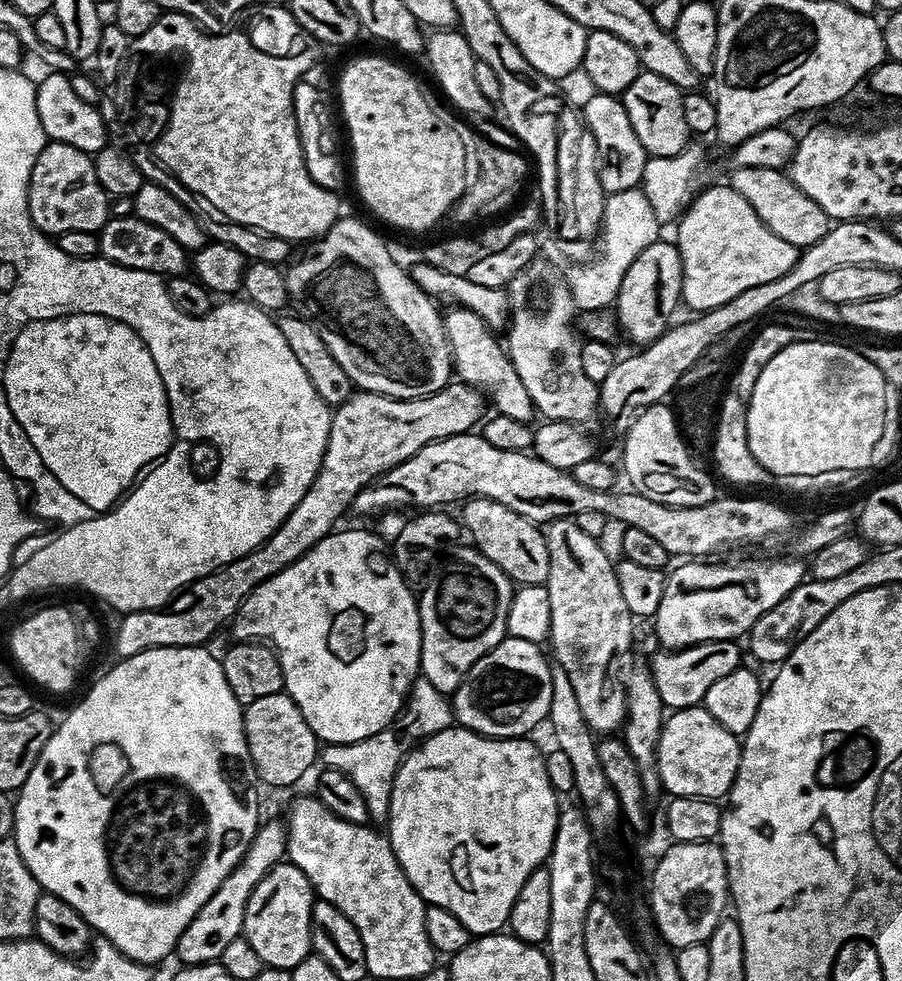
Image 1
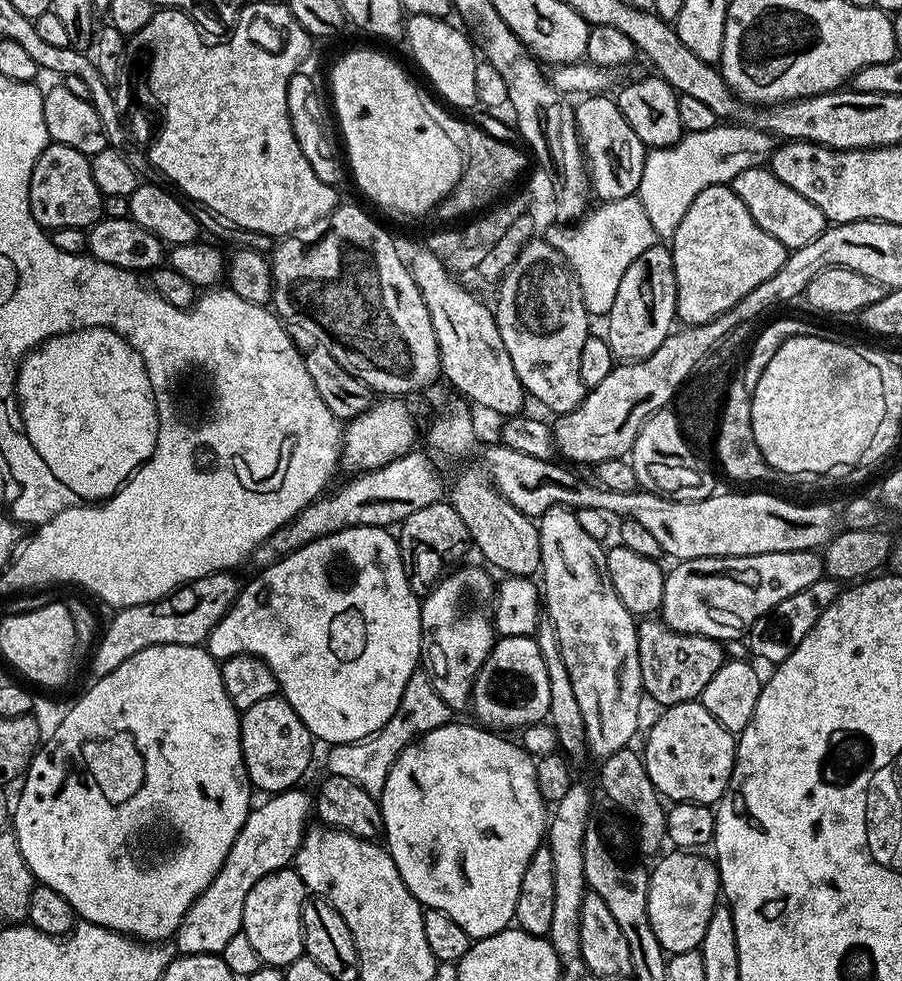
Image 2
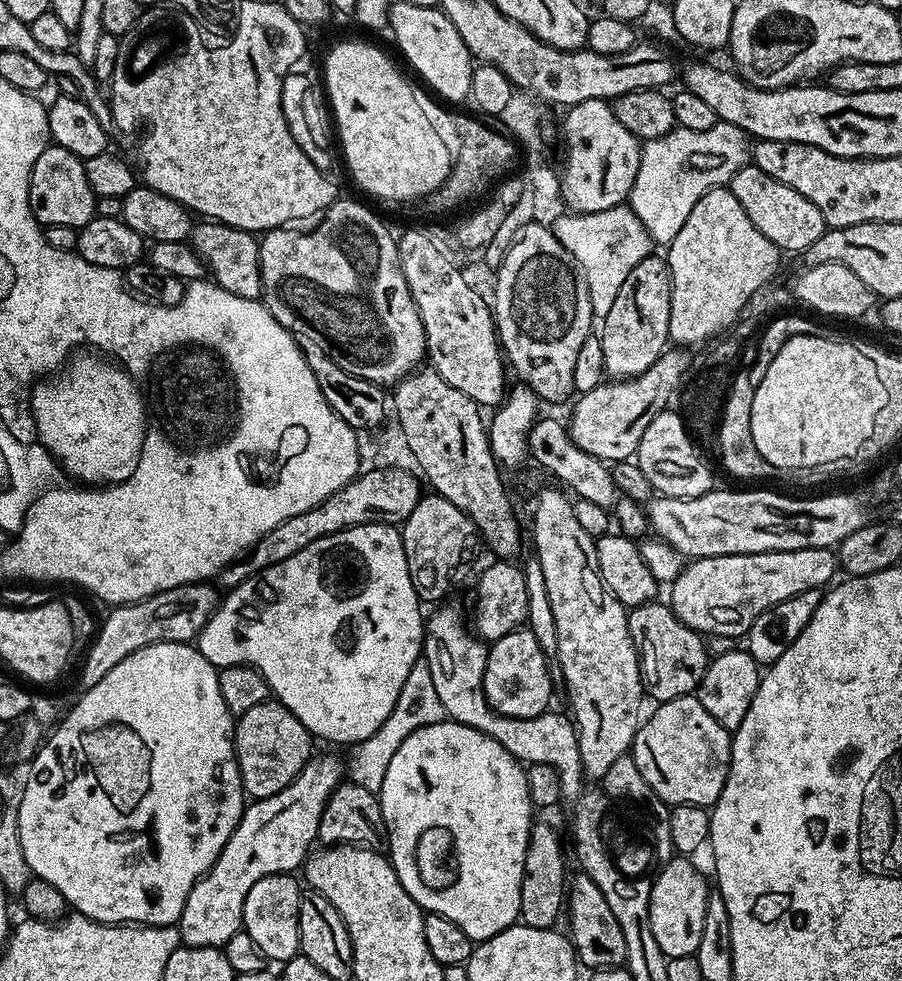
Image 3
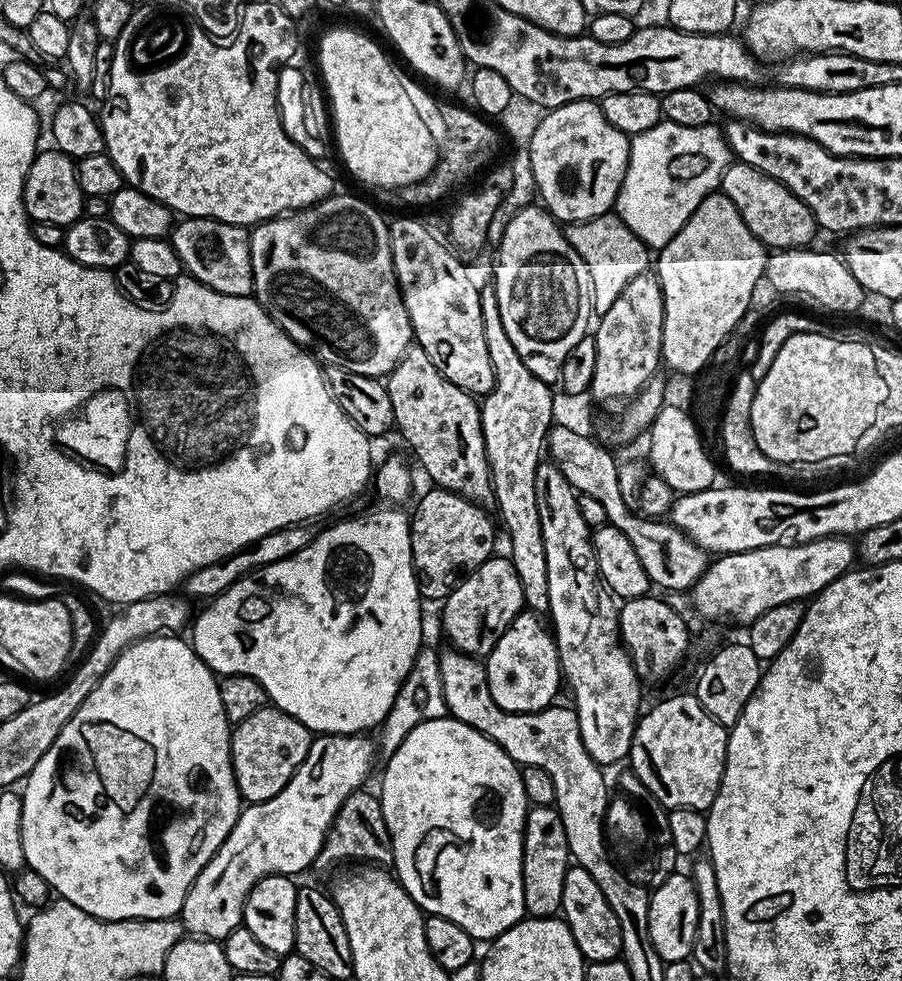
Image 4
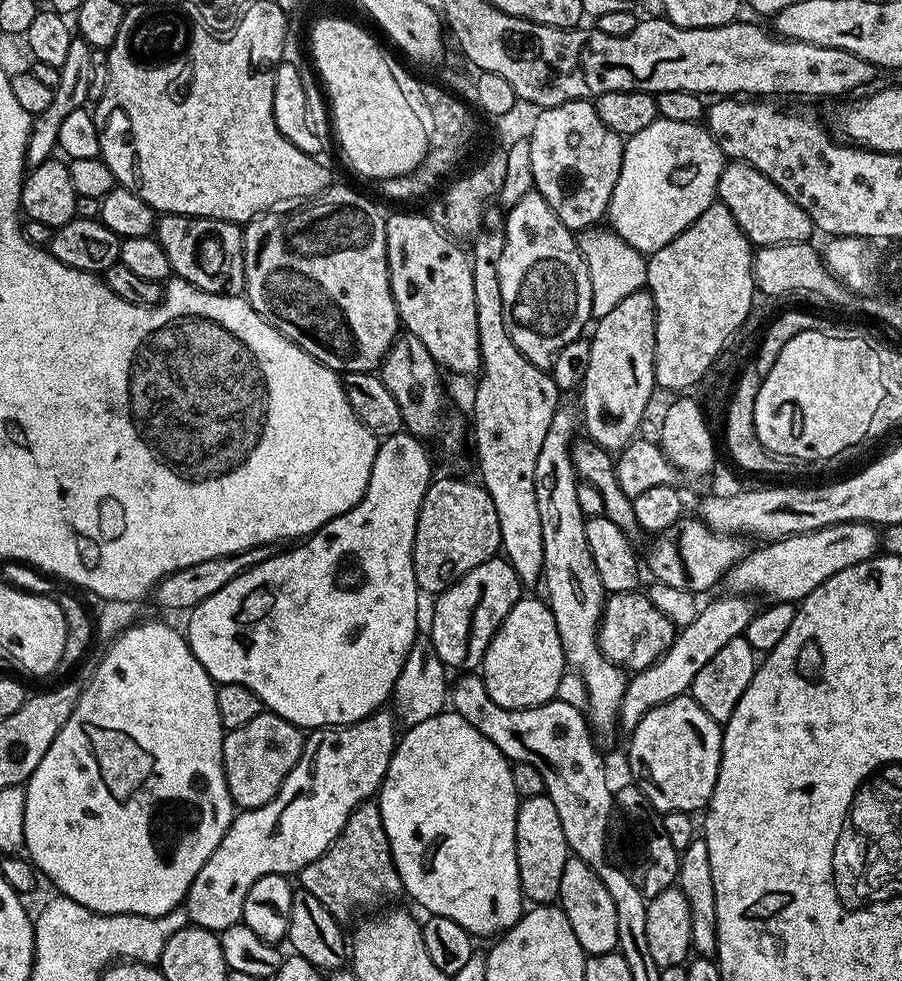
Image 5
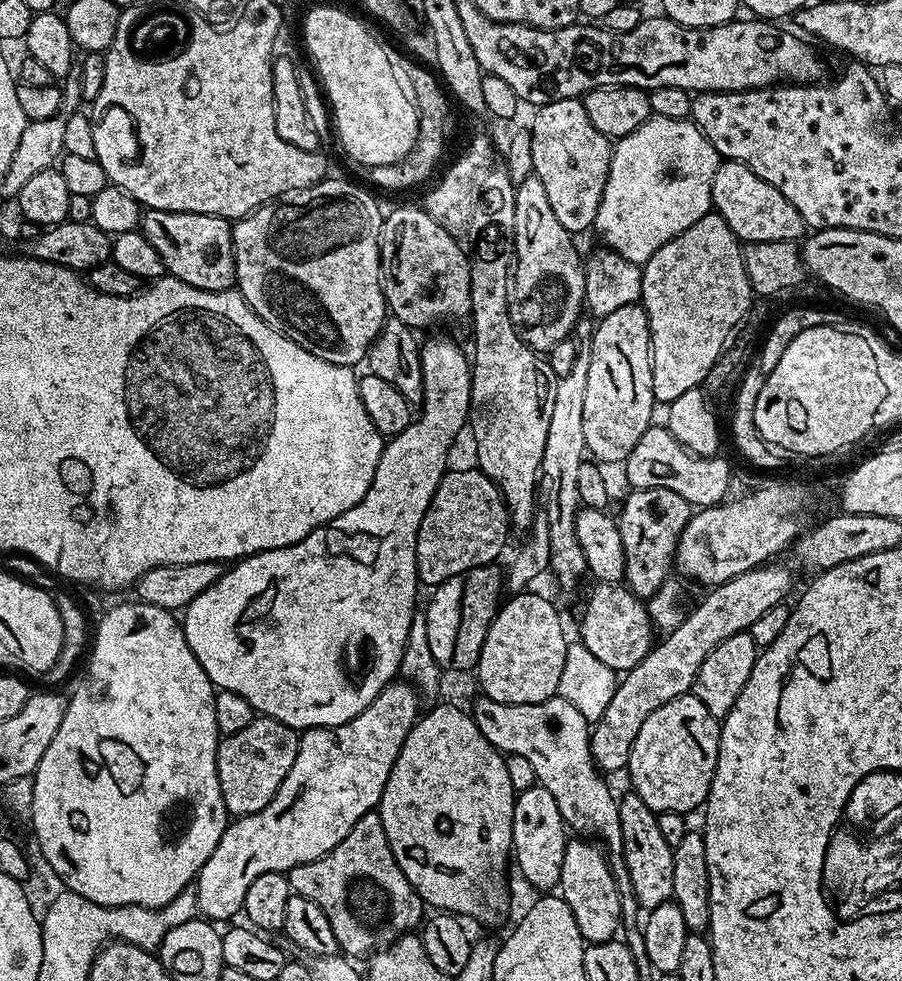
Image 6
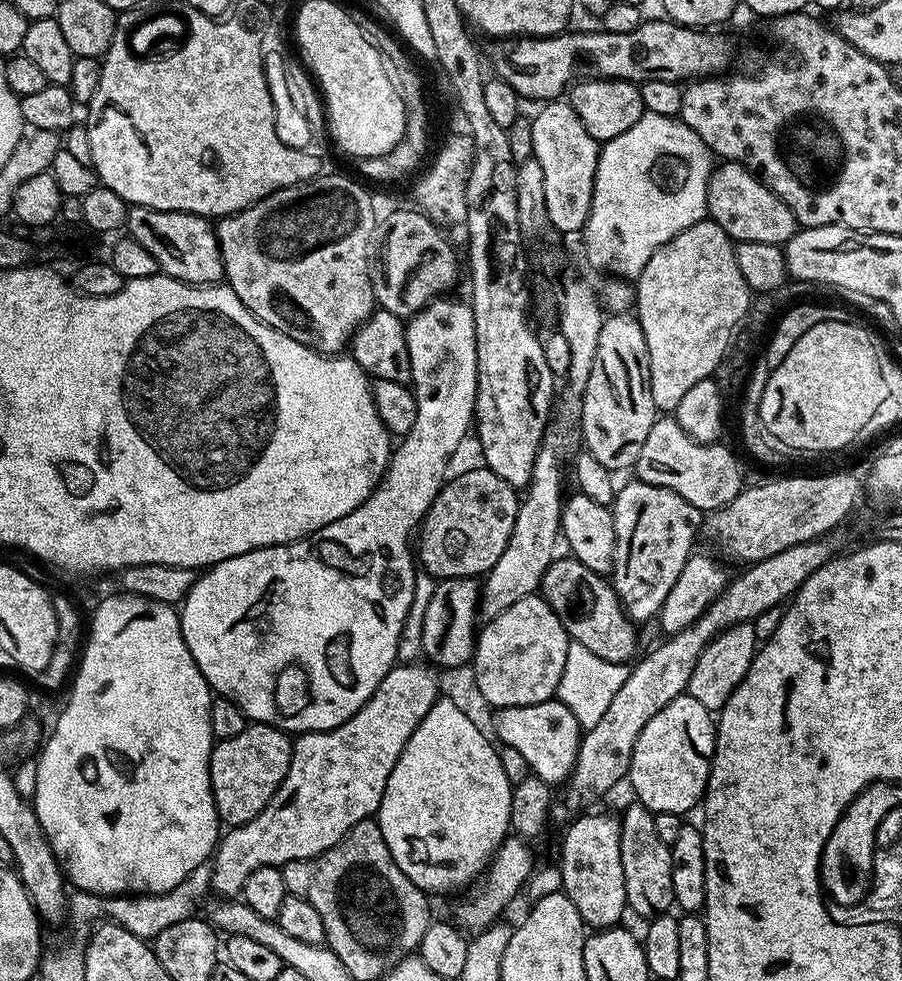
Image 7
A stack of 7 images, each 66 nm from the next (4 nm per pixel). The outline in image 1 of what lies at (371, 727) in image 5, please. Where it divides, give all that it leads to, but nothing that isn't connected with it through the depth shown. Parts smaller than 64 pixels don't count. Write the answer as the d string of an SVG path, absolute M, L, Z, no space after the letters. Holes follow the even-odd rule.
M276 820L270 821L269 824L268 821L261 823L256 829L251 846L238 862L236 869L226 878L226 882L222 882L222 886L218 886L218 890L214 890L214 898L210 898L210 902L206 902L206 906L202 906L202 910L194 914L194 922L190 922L186 930L182 930L182 938L178 938L174 953L175 959L180 959L181 965L211 964L219 961L222 950L226 950L228 943L234 942L234 938L243 933L246 902L254 886L258 886L265 874L285 859L287 851L287 827Z

